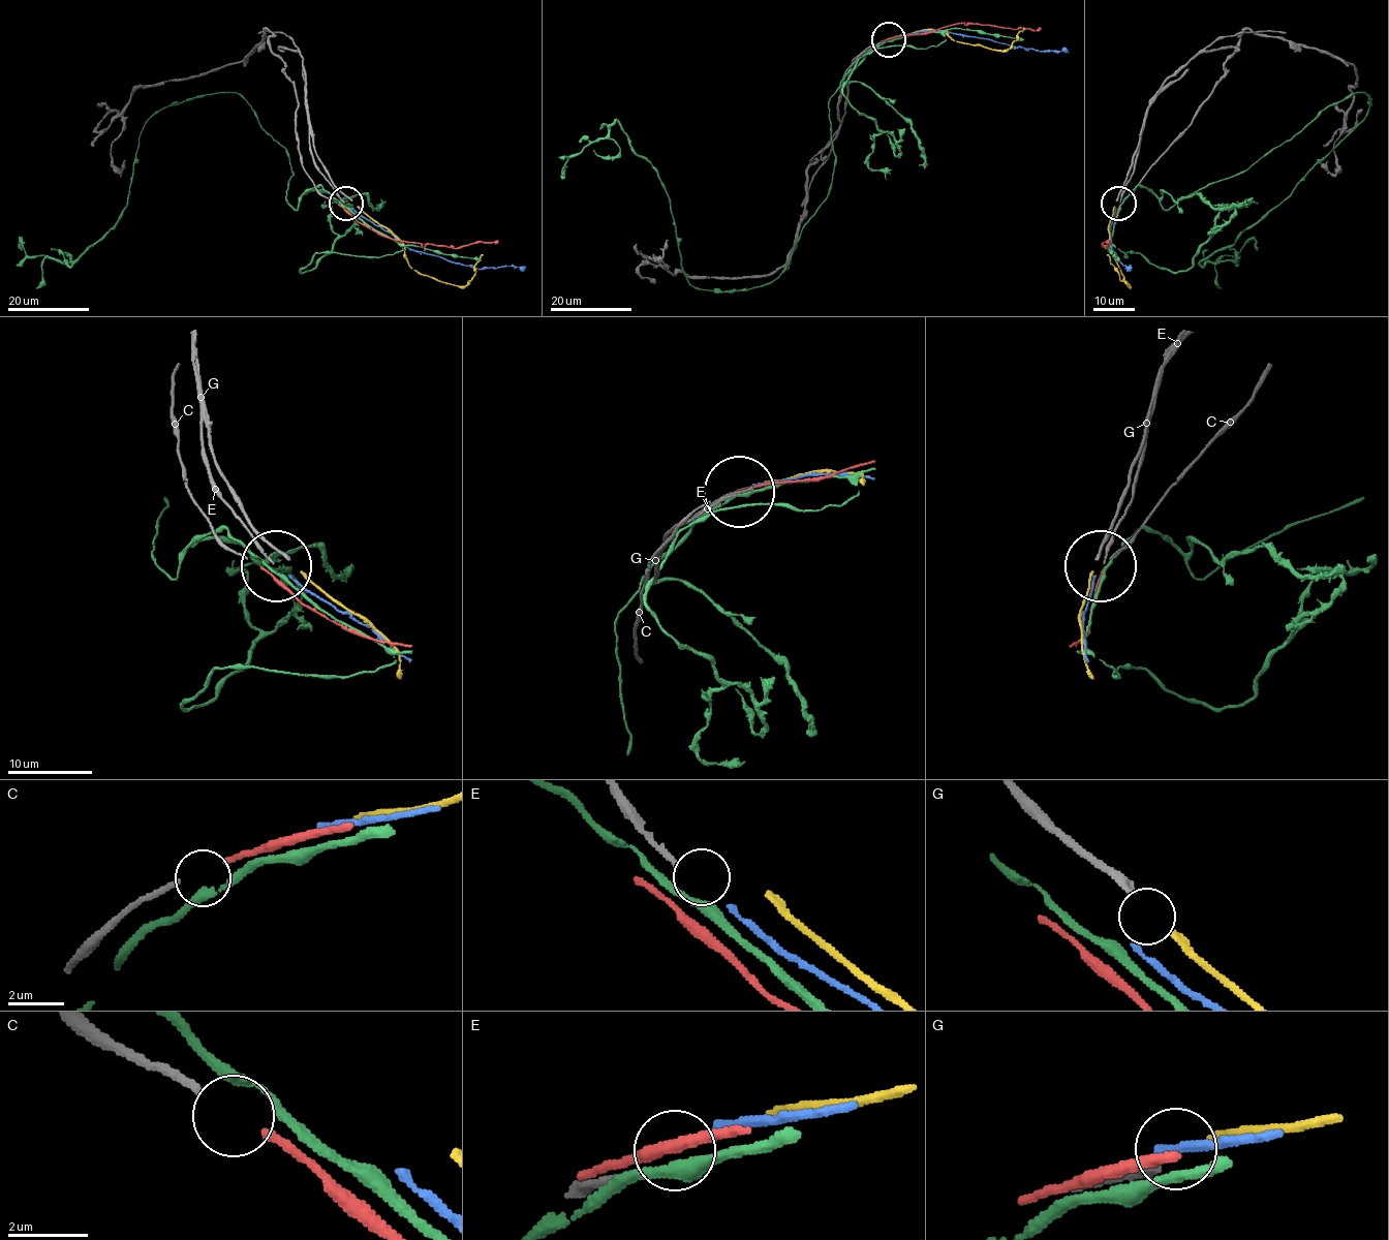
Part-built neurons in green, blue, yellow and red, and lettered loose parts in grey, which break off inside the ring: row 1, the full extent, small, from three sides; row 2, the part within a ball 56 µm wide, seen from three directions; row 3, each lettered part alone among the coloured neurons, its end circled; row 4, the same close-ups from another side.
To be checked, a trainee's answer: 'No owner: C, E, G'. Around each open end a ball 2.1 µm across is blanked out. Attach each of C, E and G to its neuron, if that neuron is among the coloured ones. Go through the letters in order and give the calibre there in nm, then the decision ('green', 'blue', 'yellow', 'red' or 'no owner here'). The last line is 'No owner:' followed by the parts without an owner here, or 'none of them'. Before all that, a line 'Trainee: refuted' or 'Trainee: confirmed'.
Trainee: refuted
C: 200 nm thick; no owner here
E: 190 nm thick; no owner here
G: 320 nm thick; yellow
No owner: C, E

